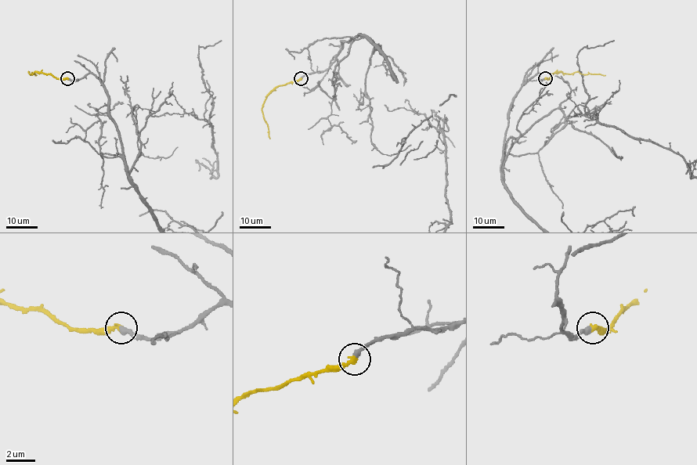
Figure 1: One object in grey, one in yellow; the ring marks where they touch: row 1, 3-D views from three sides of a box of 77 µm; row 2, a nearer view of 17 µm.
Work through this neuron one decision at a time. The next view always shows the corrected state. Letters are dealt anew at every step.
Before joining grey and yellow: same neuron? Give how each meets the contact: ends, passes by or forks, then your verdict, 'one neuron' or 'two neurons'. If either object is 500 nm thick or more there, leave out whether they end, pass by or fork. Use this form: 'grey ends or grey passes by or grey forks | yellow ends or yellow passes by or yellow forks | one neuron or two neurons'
grey ends | yellow ends | one neuron

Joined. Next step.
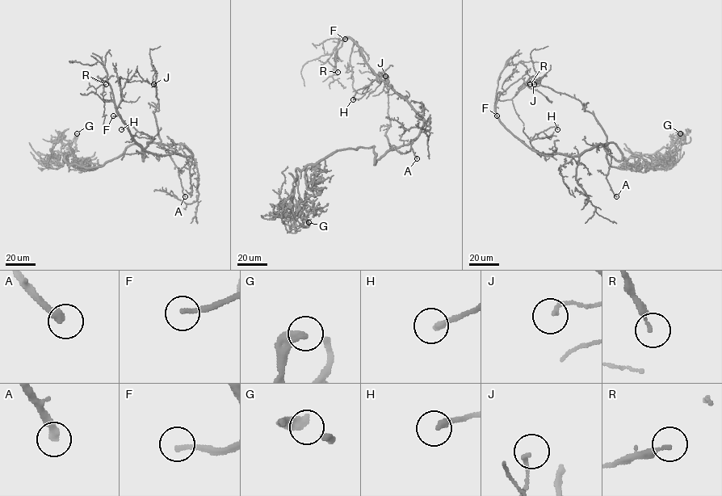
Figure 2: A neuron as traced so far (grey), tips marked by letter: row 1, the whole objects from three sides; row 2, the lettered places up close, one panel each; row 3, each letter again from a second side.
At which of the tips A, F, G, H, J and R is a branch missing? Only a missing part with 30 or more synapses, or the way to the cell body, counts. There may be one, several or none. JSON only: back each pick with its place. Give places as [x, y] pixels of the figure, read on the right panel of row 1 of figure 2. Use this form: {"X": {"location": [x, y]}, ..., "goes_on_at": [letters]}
{"A": {"location": [616, 196]}, "F": {"location": [497, 115]}, "goes_on_at": ["A", "F"]}

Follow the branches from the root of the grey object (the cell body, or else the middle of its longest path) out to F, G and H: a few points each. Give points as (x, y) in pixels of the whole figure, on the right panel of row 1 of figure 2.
F: (602, 145), (572, 156), (539, 154), (516, 137), (497, 115)
G: (602, 145), (617, 146), (620, 160), (604, 145), (607, 162), (620, 167), (680, 136), (682, 144), (680, 133)
H: (602, 145), (572, 156), (538, 153), (530, 142), (535, 135), (550, 127), (556, 126), (557, 129)

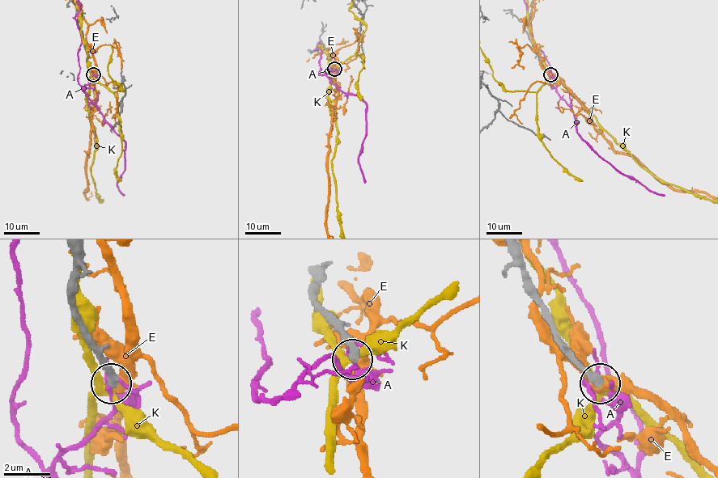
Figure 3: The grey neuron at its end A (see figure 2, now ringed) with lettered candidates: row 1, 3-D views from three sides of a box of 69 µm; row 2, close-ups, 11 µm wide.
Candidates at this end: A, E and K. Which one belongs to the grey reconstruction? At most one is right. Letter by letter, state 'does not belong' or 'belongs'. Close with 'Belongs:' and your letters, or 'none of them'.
A: does not belong
E: does not belong
K: does not belong
Belongs: none of them

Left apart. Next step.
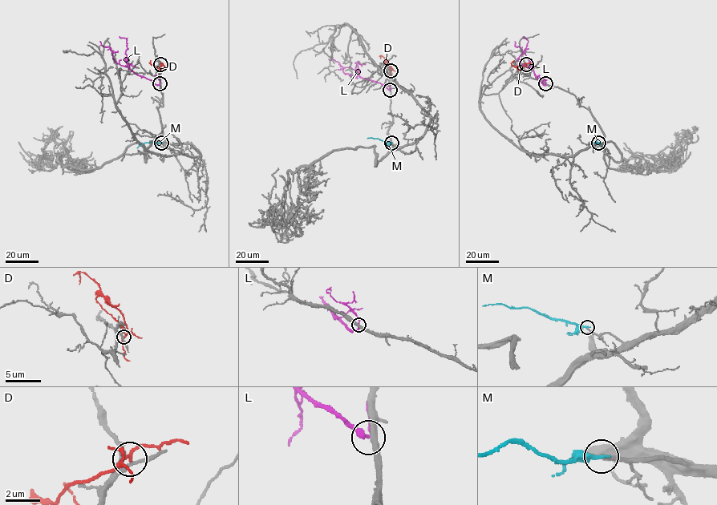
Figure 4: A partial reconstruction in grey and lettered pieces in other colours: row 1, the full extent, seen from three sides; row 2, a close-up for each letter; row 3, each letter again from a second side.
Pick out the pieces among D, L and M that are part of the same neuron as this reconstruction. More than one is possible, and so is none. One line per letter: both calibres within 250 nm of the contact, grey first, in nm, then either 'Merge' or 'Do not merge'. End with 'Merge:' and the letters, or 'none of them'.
D: Thickness 180 nm (grey) against 170 nm. Do not merge
L: Thickness 340 nm (grey) against 140 nm. Do not merge
M: Thickness 170 nm (grey) against 300 nm. Do not merge
Merge: none of them

